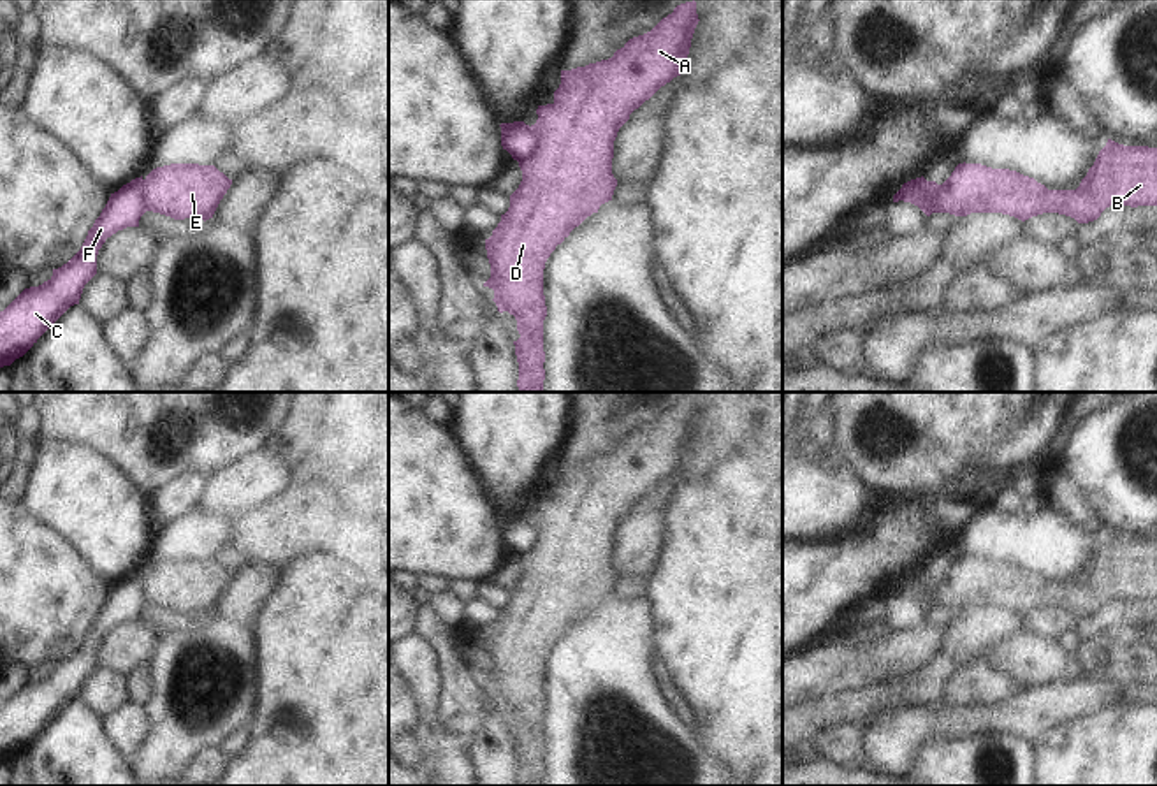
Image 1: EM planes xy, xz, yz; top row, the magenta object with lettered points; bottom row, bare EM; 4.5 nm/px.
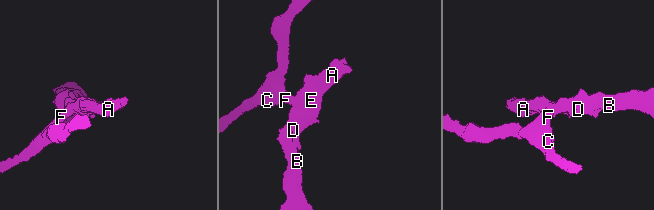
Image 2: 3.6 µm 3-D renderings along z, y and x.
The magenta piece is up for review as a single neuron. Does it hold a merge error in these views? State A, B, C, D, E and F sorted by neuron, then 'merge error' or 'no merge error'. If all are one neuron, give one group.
groups A B D E / C F; merge error

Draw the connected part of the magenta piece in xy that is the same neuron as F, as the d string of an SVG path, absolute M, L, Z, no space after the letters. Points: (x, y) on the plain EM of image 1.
M142 570L111 587L81 644L39 680L25 682L0 705L0 761L23 751L37 733L74 698L97 668L97 649L107 631L127 621L139 621L146 607Z

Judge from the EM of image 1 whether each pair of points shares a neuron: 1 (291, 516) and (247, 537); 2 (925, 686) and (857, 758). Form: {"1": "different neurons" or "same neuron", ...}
{"1": "same neuron", "2": "different neurons"}

